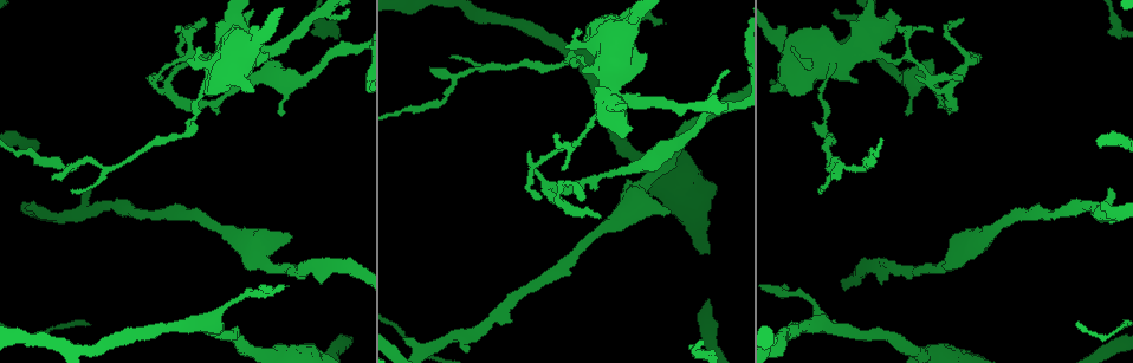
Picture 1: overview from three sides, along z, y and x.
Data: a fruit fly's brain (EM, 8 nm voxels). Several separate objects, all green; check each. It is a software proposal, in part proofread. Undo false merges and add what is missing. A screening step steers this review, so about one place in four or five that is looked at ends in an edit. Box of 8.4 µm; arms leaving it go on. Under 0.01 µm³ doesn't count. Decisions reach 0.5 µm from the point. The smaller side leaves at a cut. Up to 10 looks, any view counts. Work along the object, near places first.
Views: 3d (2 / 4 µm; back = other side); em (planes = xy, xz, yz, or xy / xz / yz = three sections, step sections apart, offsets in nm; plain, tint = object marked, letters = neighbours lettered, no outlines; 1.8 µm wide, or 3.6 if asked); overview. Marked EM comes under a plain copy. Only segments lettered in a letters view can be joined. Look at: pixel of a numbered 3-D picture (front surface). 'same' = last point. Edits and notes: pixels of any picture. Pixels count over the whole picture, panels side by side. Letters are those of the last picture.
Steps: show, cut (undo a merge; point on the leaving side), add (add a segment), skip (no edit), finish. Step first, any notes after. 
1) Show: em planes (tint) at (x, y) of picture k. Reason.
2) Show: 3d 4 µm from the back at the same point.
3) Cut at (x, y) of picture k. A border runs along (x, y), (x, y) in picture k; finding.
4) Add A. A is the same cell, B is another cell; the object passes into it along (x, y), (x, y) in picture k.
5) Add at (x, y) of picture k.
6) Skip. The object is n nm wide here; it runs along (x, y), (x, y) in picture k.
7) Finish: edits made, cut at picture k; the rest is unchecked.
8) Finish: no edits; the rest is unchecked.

Show: 3d 4 µm at (977, 55) of picture 1. An open end.

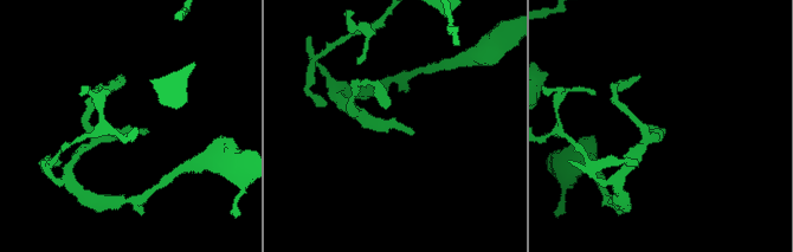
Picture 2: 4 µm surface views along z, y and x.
Show: em 3.6 µm planes (letters) at (147, 132) of picture 2.

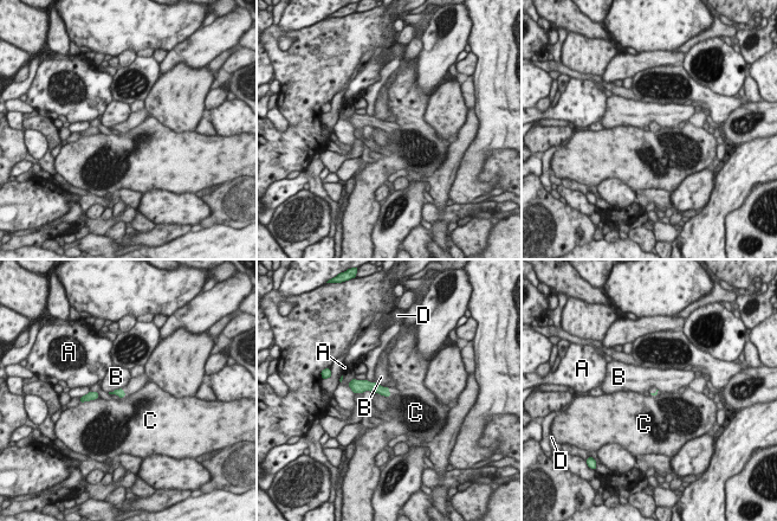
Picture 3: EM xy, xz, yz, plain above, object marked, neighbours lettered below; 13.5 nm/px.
Skip. The longest contact is with C, 220 nm; A, B, C and D are other cells; a border runs along (98, 397), (84, 401) in picture 3; none of them fits.

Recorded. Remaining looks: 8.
Show: 3d 4 µm at (869, 38) of picture 1.

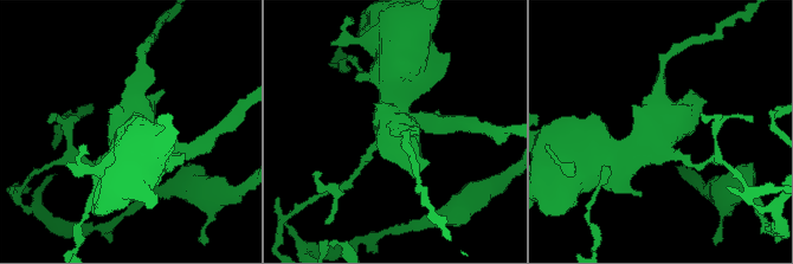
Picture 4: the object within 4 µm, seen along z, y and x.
Show: em 3.6 µm planes (tint) at (655, 130) of picture 4. Shape alone is not enough.

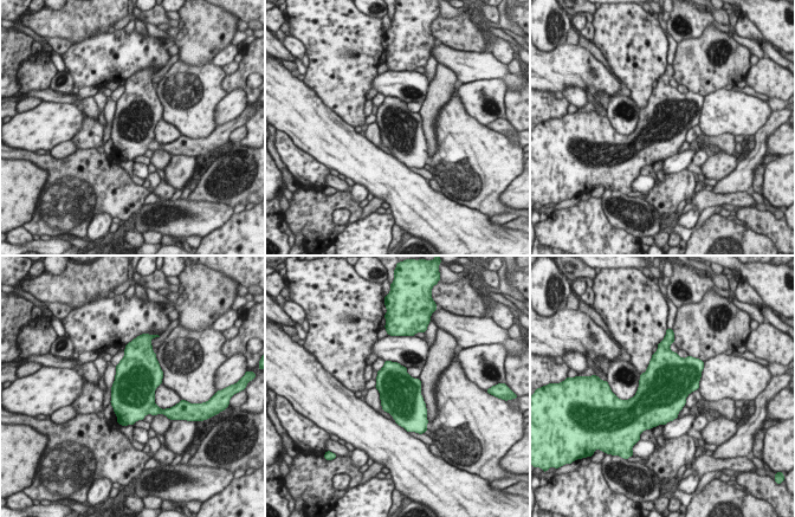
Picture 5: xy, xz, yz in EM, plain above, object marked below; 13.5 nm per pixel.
Show: em 3.6 µm planes (letters) at the same point.

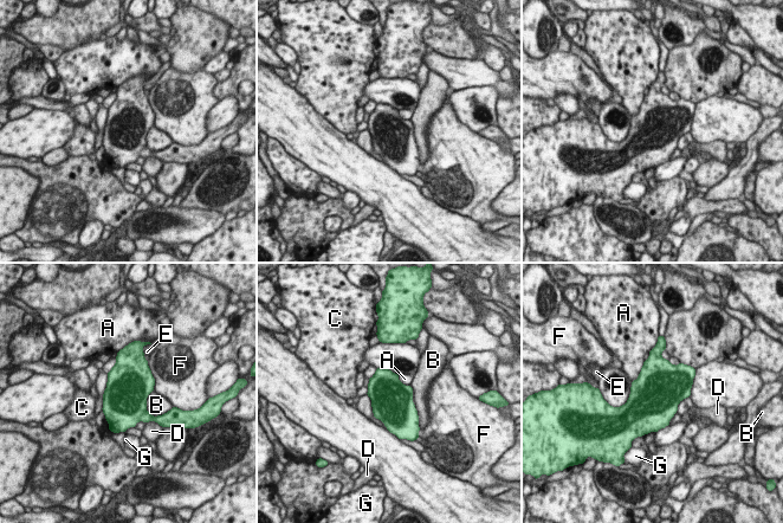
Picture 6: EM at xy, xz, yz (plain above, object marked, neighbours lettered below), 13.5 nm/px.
Skip. A, B, C, D, E, F and G are other cells; a border runs along (645, 360), (639, 375), (632, 381) in picture 6; all the same neuron.

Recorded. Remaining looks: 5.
Show: 3d 2 µm at (785, 285) of picture 1. Thin end.

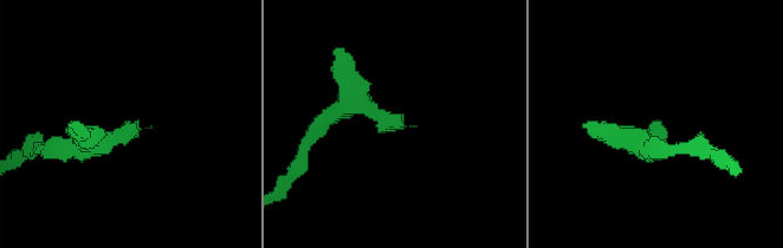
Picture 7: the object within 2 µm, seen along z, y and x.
Show: em planes (letters) at (664, 126) of picture 7.

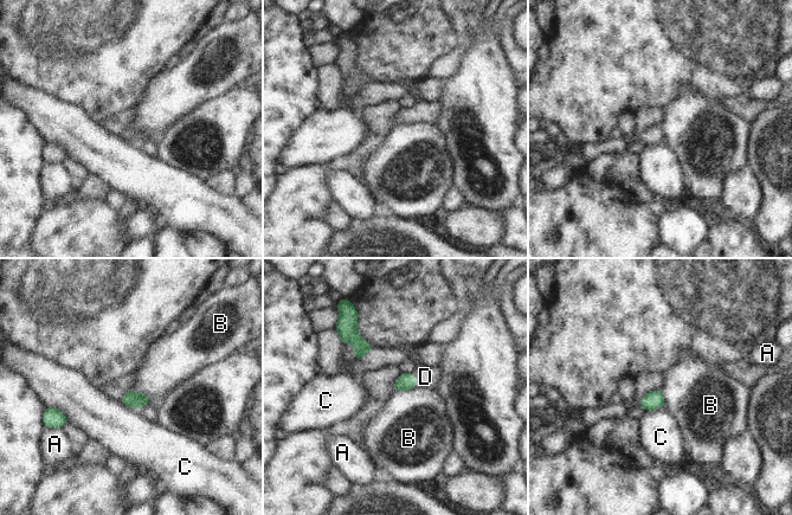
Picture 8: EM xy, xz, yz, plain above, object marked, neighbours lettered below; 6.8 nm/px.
Add D. D is the same cell, A, B and C are other cells; the object passes into it along (405, 381), (413, 379), (425, 377) in picture 8; it goes on there.

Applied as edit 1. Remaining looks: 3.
Show: em planes (letters) at (450, 58) of picture 1. Thin end.

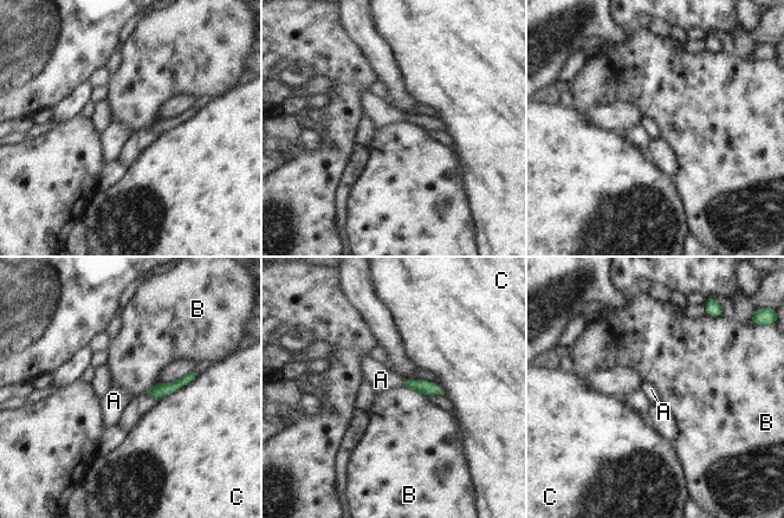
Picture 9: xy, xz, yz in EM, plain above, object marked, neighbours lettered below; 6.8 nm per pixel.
Add A. A is the same cell, B and C are other cells; the neuron continues.

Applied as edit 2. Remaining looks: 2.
Finish: edits made, add at picture 8, add at picture 9; the rest is unchecked.

